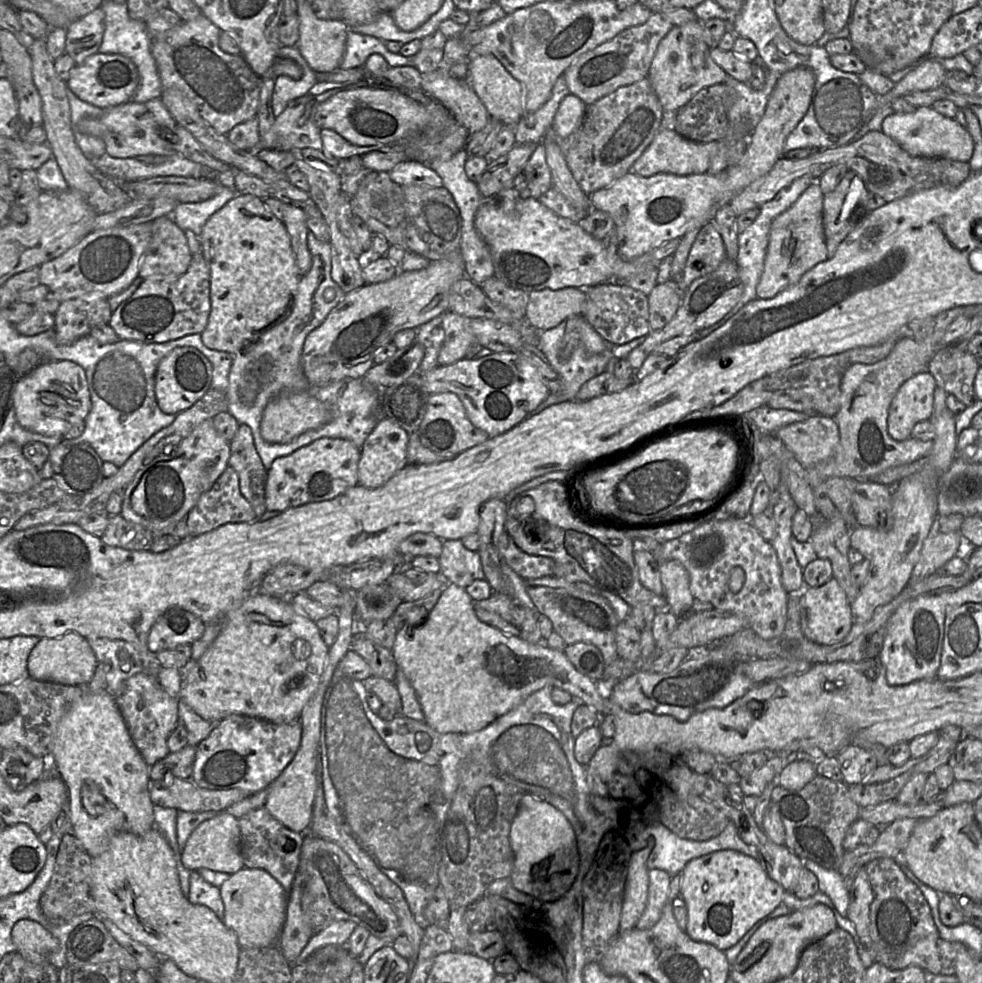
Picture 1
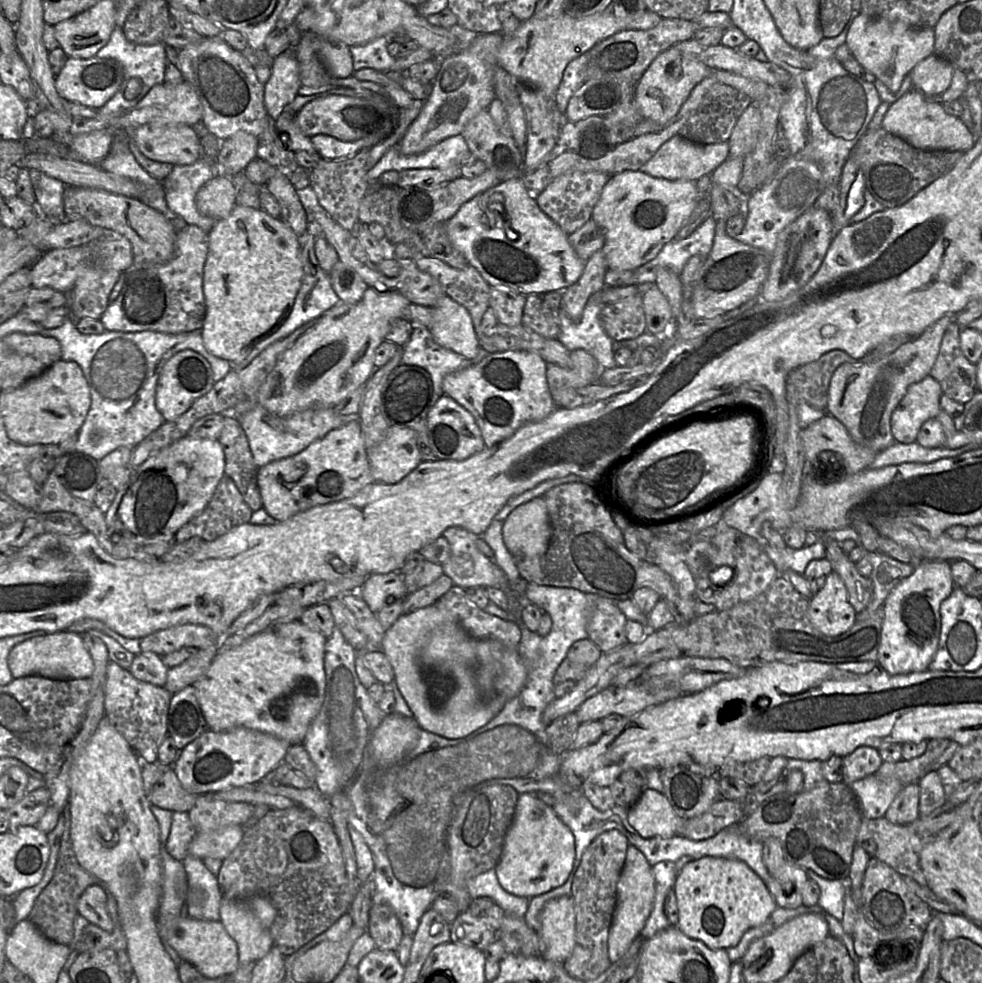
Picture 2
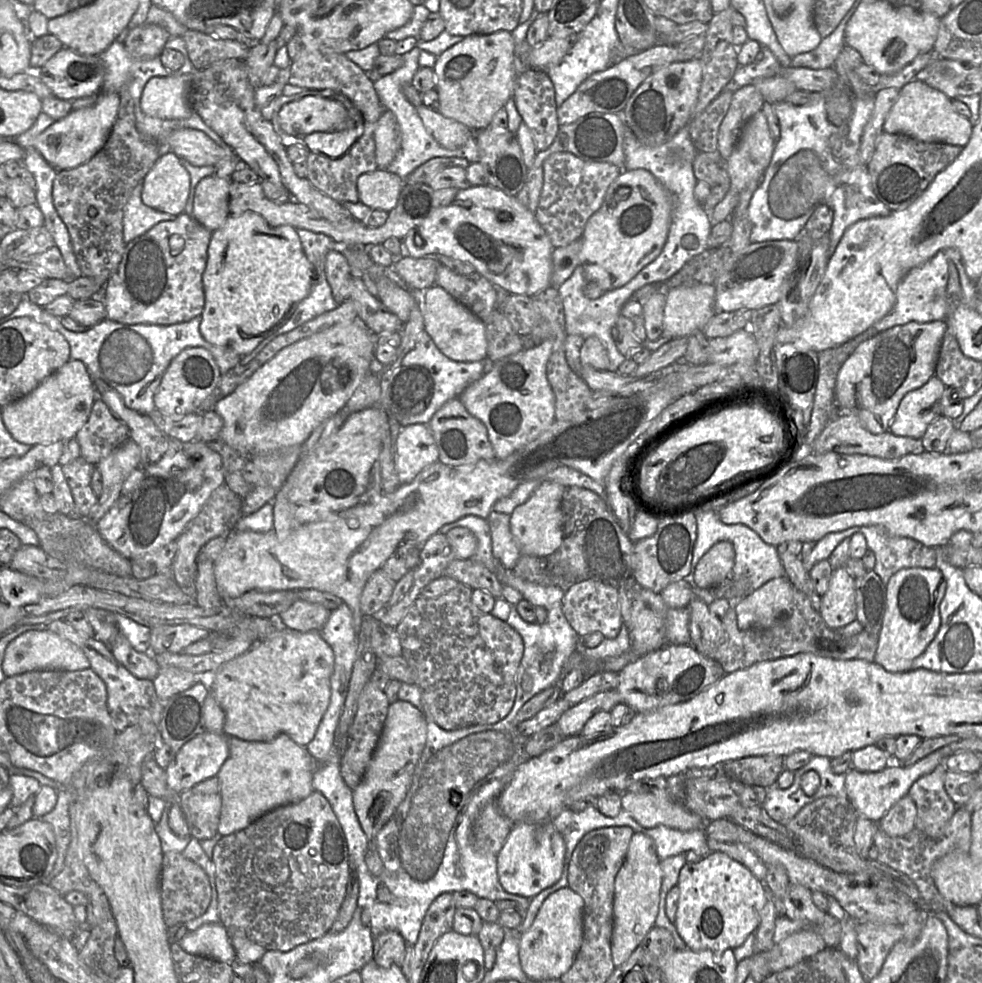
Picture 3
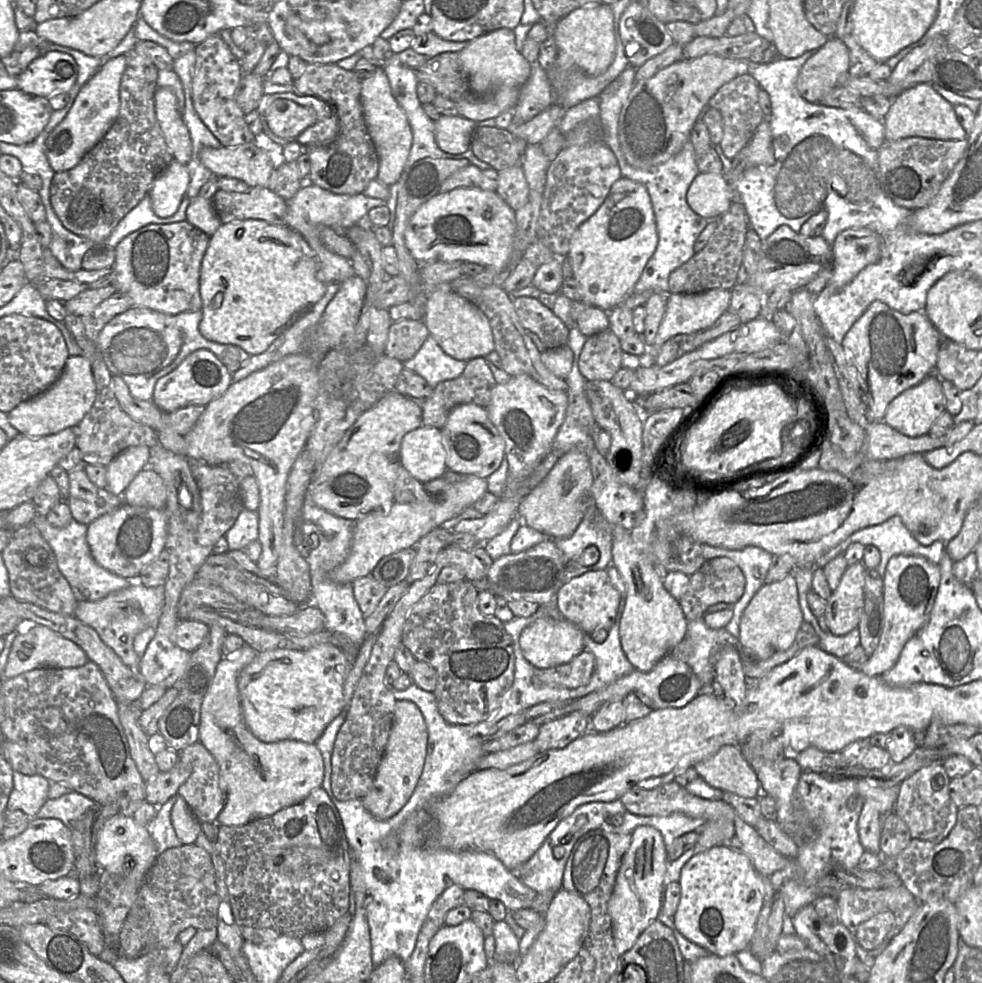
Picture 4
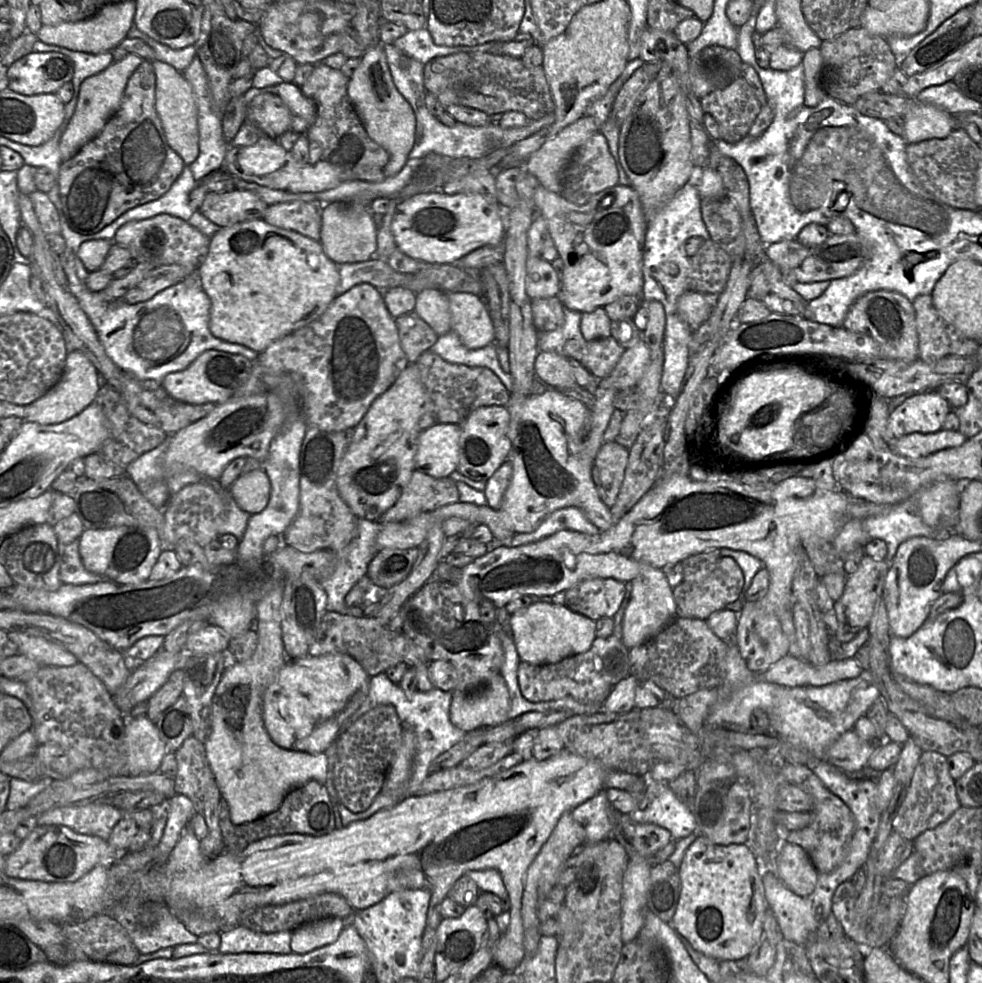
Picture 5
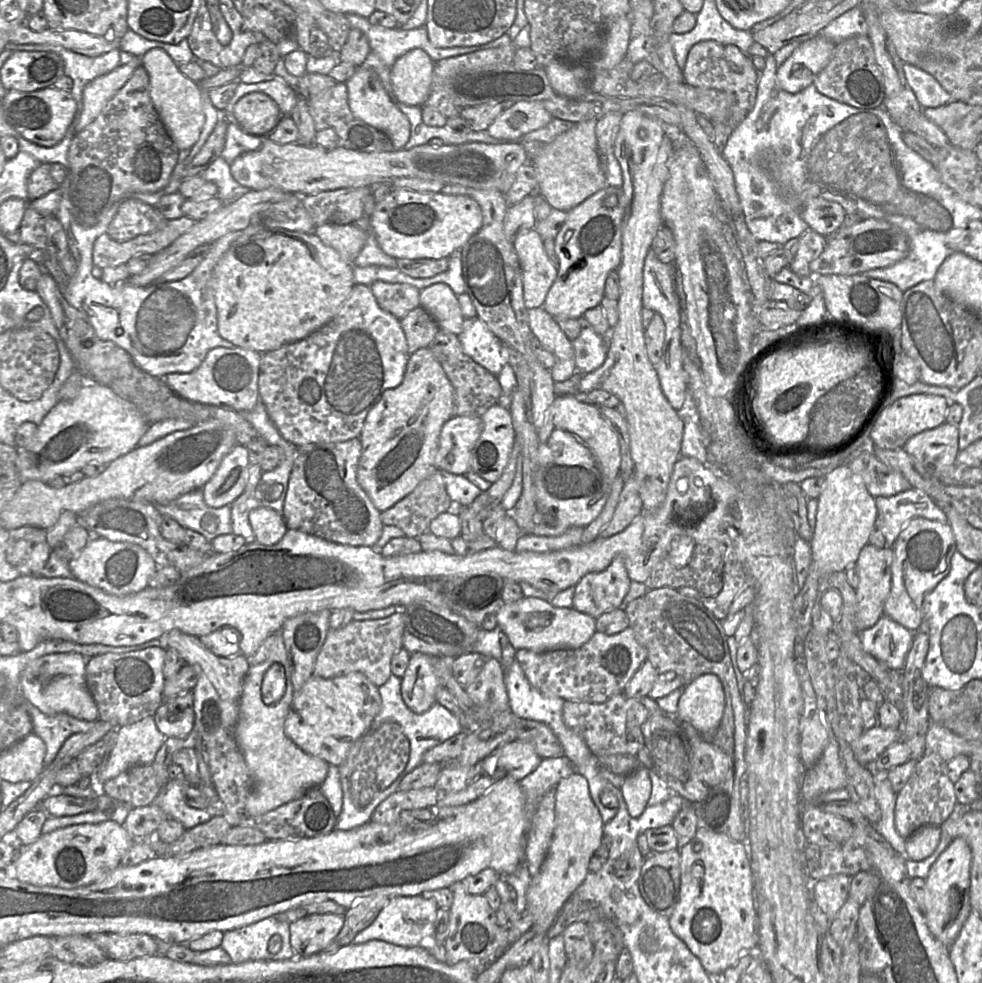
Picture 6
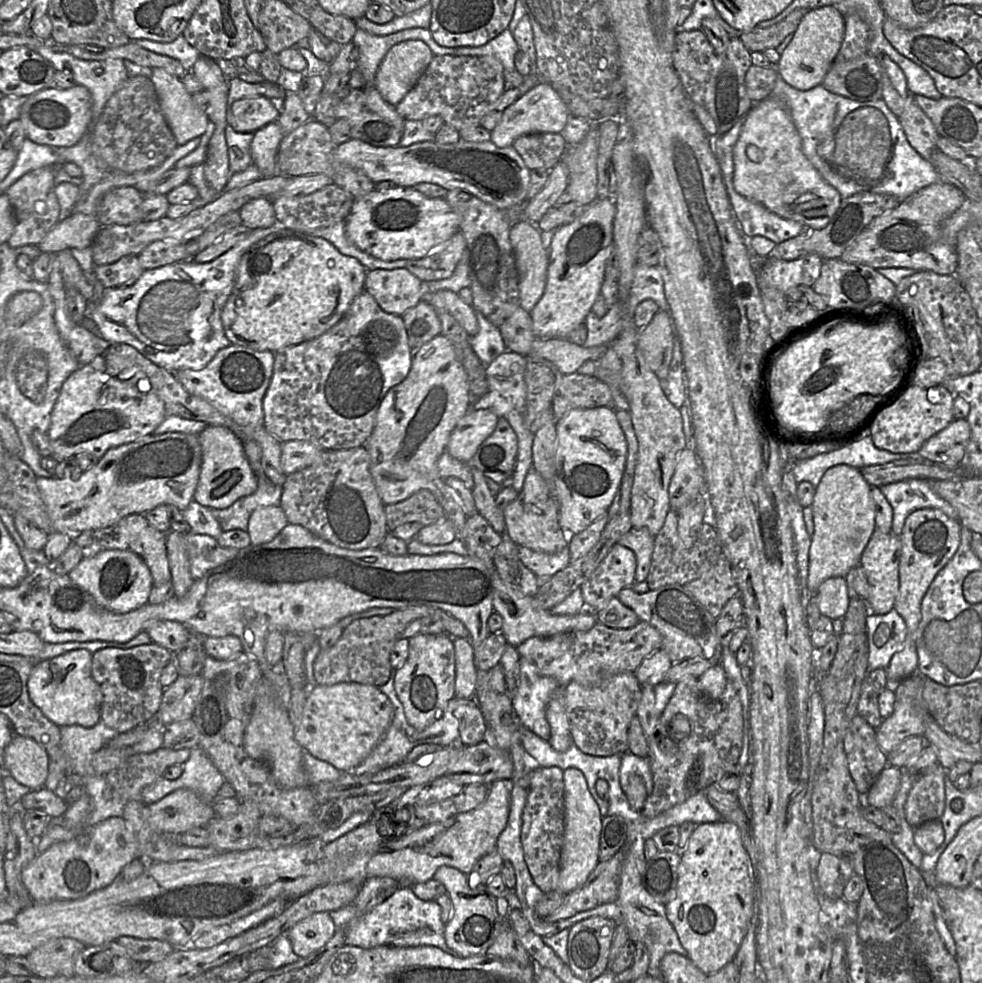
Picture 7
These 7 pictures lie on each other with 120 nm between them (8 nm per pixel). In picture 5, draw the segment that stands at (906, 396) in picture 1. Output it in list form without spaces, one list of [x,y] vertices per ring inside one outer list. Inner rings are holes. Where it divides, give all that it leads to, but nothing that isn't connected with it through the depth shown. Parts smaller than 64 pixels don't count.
[[[936,390],[915,393],[891,411],[887,427],[894,438],[915,432],[934,433],[942,429],[951,410]]]

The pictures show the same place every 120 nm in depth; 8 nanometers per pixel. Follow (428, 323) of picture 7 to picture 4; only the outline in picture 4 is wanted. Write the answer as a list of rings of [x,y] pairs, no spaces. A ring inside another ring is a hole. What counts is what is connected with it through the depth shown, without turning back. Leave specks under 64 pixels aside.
[[[423,320],[393,322],[389,328],[384,353],[402,362],[412,358],[430,335]]]

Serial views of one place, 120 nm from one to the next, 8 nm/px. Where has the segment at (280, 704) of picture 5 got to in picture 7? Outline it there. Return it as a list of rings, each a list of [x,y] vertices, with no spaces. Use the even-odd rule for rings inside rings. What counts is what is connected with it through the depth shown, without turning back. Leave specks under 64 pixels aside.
[[[360,683],[319,685],[307,691],[295,740],[314,757],[330,763],[341,772],[351,772],[378,746],[393,718],[394,709],[378,687]]]

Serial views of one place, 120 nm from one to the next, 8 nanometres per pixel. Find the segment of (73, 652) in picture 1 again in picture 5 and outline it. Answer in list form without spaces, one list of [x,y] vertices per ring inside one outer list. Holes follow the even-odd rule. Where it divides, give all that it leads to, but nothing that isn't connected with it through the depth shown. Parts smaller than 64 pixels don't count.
[[[9,632],[8,639],[16,647],[18,654],[28,657],[42,667],[71,667],[78,663],[72,653],[43,637]]]

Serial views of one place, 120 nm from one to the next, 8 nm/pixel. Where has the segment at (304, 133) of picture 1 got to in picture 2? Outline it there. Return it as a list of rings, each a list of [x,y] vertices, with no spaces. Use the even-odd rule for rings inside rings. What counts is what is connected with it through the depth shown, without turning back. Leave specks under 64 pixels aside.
[[[322,92],[318,94],[300,96],[292,100],[286,109],[283,109],[277,119],[275,119],[275,128],[278,139],[283,146],[290,151],[296,152],[304,150],[314,153],[316,150],[311,142],[311,138],[302,133],[295,123],[295,115],[308,102],[323,96],[331,95],[331,92]]]

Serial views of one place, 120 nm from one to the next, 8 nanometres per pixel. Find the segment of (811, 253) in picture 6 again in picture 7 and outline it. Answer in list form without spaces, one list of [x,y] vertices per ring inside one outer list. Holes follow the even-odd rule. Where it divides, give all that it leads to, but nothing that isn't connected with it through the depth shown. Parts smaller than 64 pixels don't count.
[[[808,254],[791,261],[767,257],[760,276],[785,294],[797,286],[812,287],[819,278],[822,262],[823,259],[816,254]]]

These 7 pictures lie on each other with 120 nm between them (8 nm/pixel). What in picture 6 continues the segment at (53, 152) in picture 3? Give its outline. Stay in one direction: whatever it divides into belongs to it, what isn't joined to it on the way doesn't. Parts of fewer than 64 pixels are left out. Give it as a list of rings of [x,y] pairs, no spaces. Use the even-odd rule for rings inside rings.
[[[135,57],[125,65],[119,65],[111,72],[89,82],[82,96],[83,110],[76,126],[79,133],[92,123],[108,101],[127,83],[134,71],[142,65],[142,57]]]

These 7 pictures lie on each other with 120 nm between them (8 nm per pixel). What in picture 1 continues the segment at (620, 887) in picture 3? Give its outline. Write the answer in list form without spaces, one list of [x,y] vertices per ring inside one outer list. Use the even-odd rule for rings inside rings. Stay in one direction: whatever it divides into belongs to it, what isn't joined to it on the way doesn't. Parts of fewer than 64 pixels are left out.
[[[650,838],[647,847],[631,852],[629,857],[619,933],[633,929],[646,907],[649,885],[646,861],[653,846],[654,840]]]

